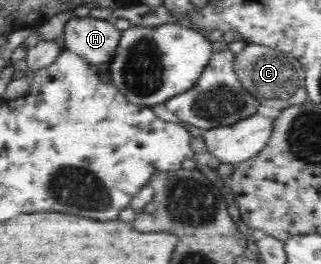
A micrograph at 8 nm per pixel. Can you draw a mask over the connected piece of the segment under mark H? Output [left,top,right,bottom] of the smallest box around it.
[64,17,121,65]

